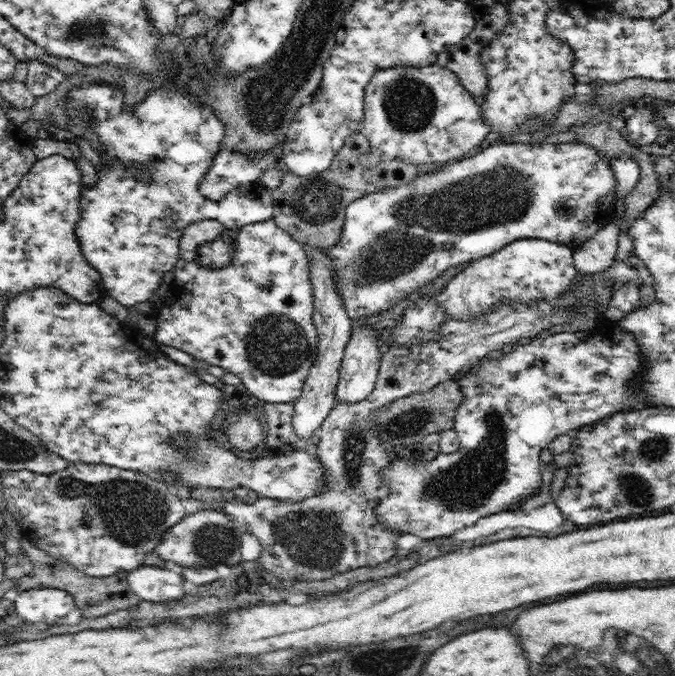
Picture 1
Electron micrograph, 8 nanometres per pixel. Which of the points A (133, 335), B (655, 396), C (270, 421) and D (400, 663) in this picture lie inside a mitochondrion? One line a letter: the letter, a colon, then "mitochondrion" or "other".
A: other
B: other
C: other
D: mitochondrion

